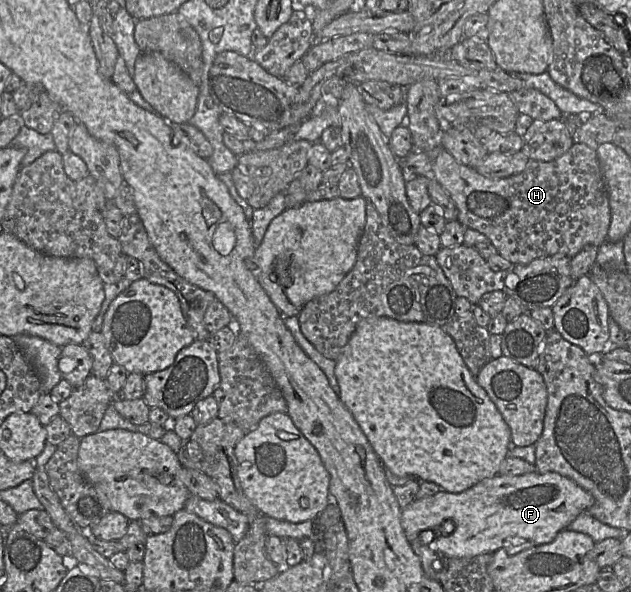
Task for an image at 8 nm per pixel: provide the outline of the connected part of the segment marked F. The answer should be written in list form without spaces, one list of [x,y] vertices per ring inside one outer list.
[[[533,472],[520,476],[496,474],[459,493],[441,490],[432,496],[415,499],[402,509],[401,527],[409,543],[418,538],[422,531],[434,531],[436,537],[427,546],[447,558],[473,557],[494,553],[499,549],[514,555],[553,541],[559,532],[567,529],[569,524],[578,515],[586,512],[593,503],[594,498],[588,491],[573,480],[555,472],[545,474]]]

